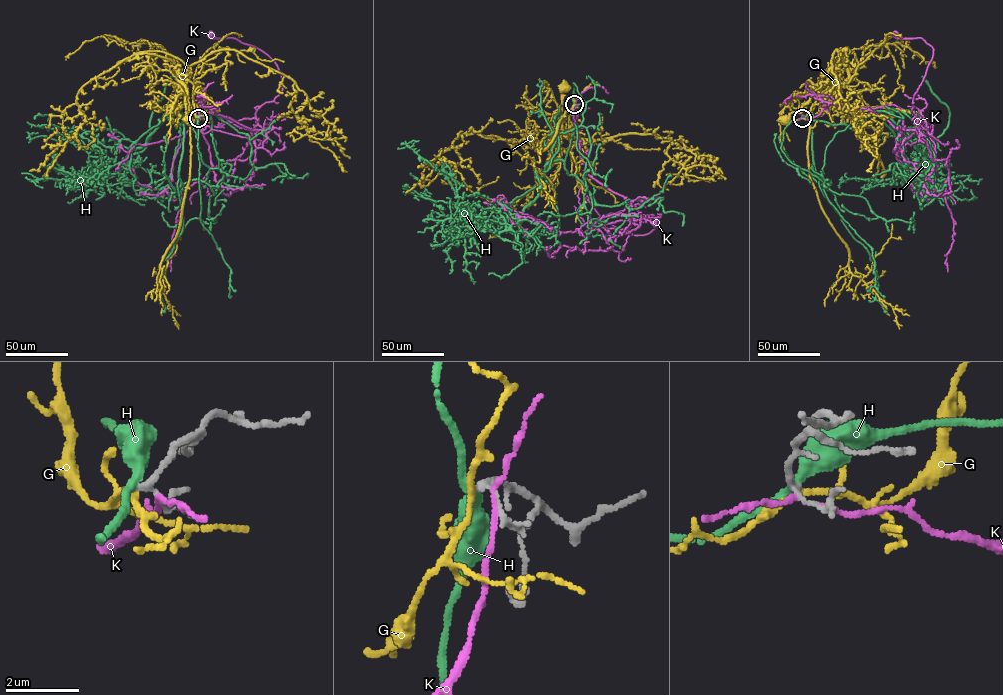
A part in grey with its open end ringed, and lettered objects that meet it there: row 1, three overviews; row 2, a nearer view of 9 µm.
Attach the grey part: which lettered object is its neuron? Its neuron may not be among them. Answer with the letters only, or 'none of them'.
none of them

